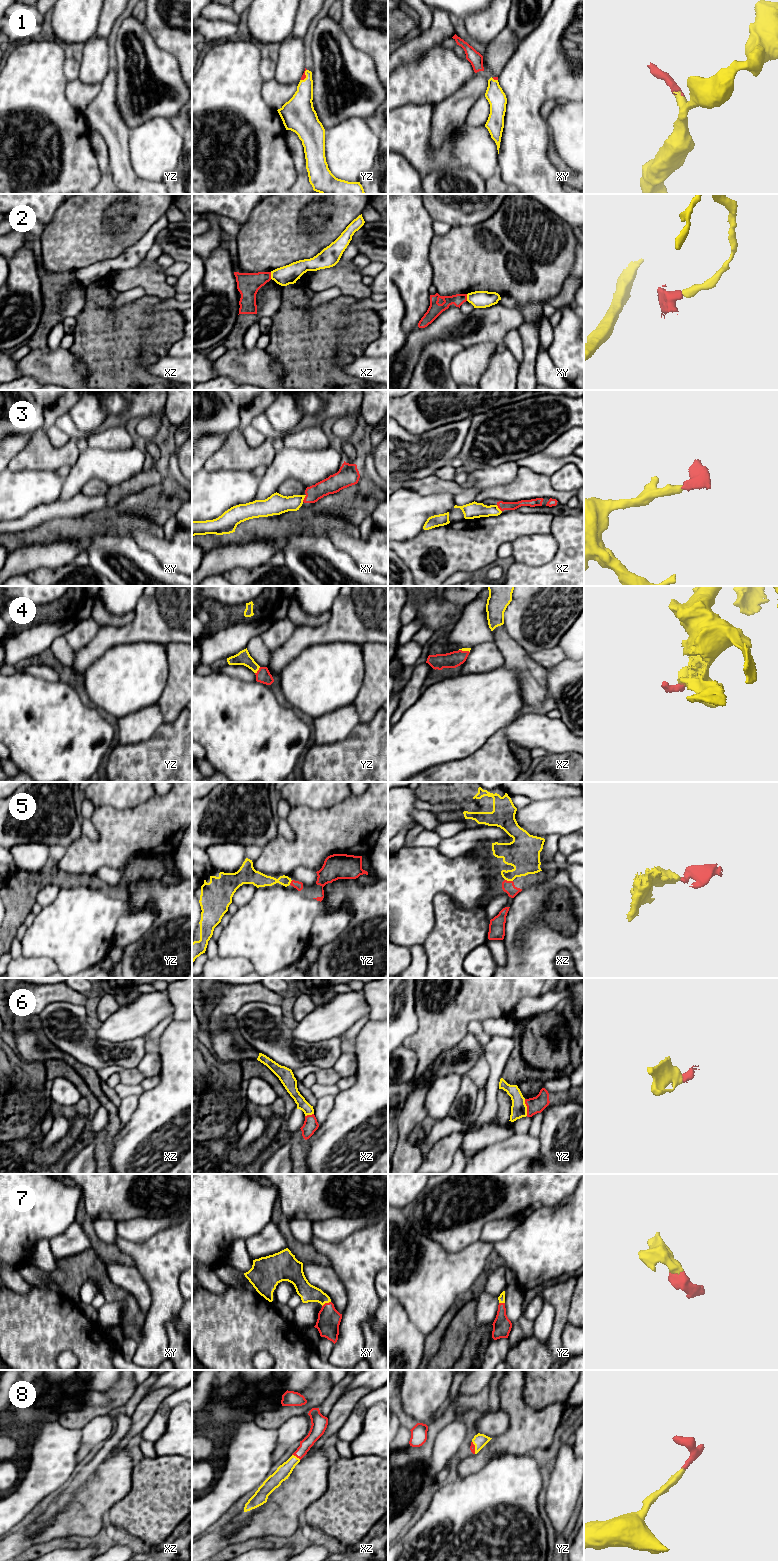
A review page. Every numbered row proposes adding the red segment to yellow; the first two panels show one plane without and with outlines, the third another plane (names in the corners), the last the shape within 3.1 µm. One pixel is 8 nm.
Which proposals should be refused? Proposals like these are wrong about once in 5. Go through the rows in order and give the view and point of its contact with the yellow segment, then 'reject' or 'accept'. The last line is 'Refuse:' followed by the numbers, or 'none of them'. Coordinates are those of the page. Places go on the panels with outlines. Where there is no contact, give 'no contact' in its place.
1: yz (305, 74) | accept
2: xz (271, 275) | reject
3: xy (304, 497) | reject
4: yz (258, 669) | accept
5: xz (509, 880) | accept
6: yz (526, 1107) | accept
7: xy (326, 1302) | accept
8: xz (295, 1456) | accept
Refuse: 2, 3

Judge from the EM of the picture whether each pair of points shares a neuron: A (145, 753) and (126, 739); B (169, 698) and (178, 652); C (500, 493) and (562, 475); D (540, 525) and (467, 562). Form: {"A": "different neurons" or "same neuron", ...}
{"A": "different neurons", "B": "same neuron", "C": "different neurons", "D": "same neuron"}

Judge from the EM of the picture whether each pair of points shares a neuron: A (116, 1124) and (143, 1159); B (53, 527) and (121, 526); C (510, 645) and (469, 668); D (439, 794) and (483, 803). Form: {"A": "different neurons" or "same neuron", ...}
{"A": "different neurons", "B": "same neuron", "C": "different neurons", "D": "same neuron"}

